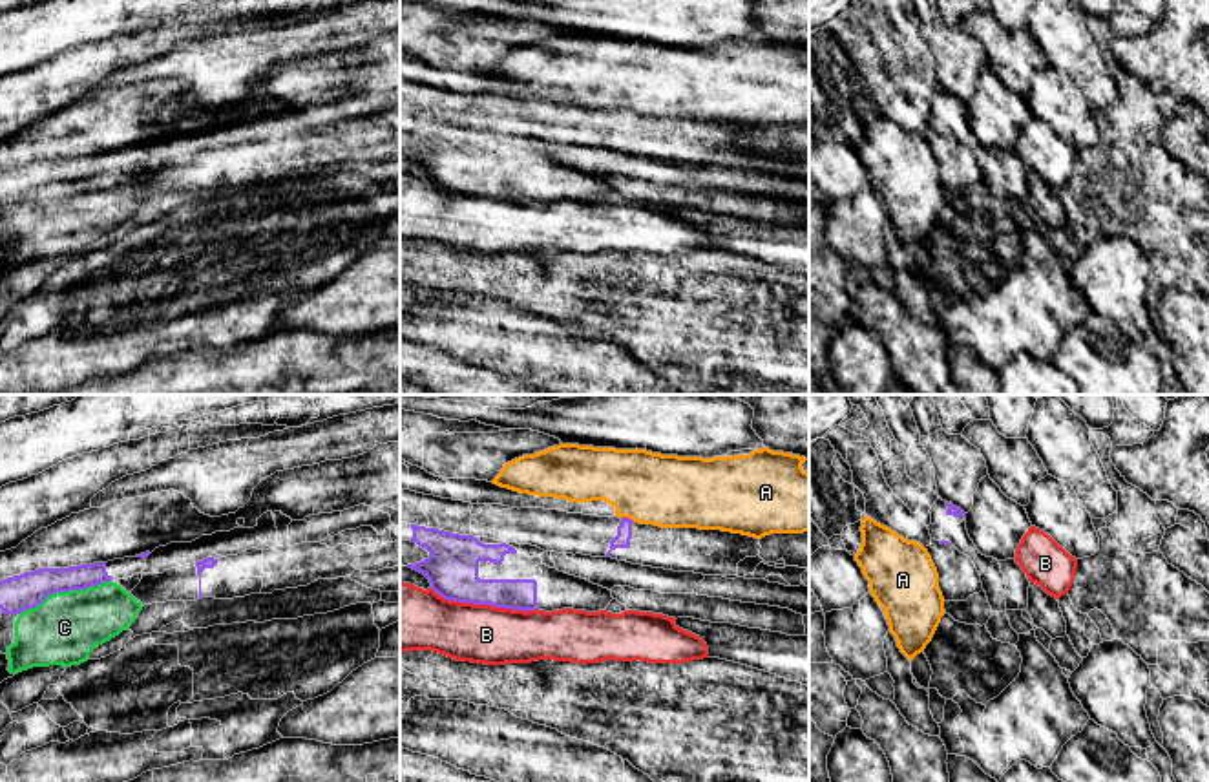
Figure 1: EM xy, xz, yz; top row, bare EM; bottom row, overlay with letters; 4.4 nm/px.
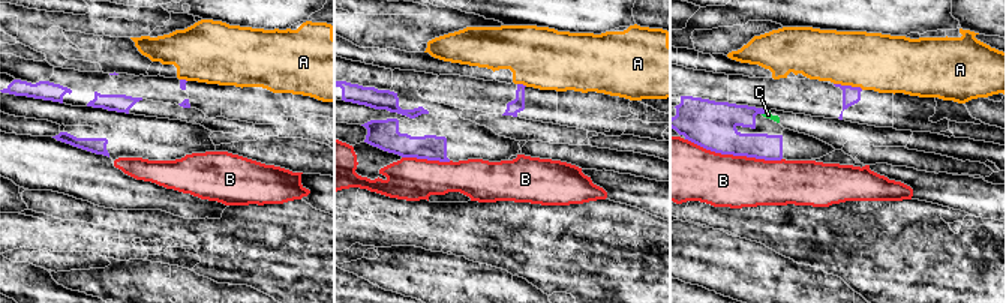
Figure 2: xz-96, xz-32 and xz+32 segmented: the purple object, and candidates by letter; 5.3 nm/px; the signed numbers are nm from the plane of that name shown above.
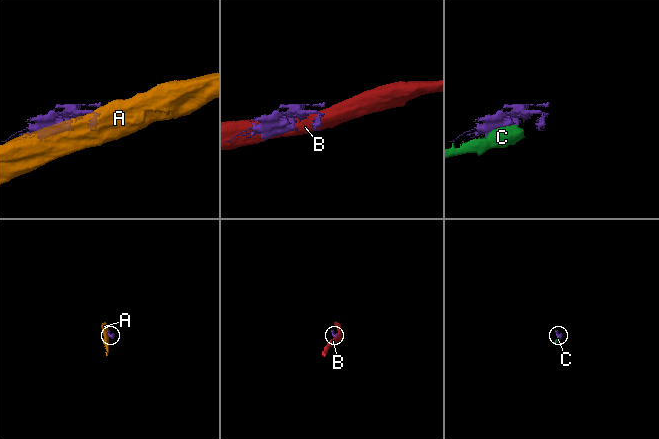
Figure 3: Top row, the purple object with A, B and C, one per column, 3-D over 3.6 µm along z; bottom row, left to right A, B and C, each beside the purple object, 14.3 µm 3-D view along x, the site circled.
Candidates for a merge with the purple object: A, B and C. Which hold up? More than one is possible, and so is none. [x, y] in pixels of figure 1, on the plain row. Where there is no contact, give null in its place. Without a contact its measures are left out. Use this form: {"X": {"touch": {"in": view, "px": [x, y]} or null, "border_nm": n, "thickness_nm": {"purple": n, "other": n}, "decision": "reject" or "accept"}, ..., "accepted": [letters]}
{"A": {"touch": {"in": "xz", "px": [627, 108]}, "border_nm": 70, "thickness_nm": {"purple": 70, "other": 320}, "decision": "reject"}, "B": {"touch": {"in": "xz", "px": [484, 194]}, "border_nm": 480, "thickness_nm": {"purple": 220, "other": 260}, "decision": "reject"}, "C": {"touch": {"in": "xy", "px": [64, 181]}, "border_nm": 440, "thickness_nm": {"purple": 160, "other": 300}, "decision": "reject"}, "accepted": []}

